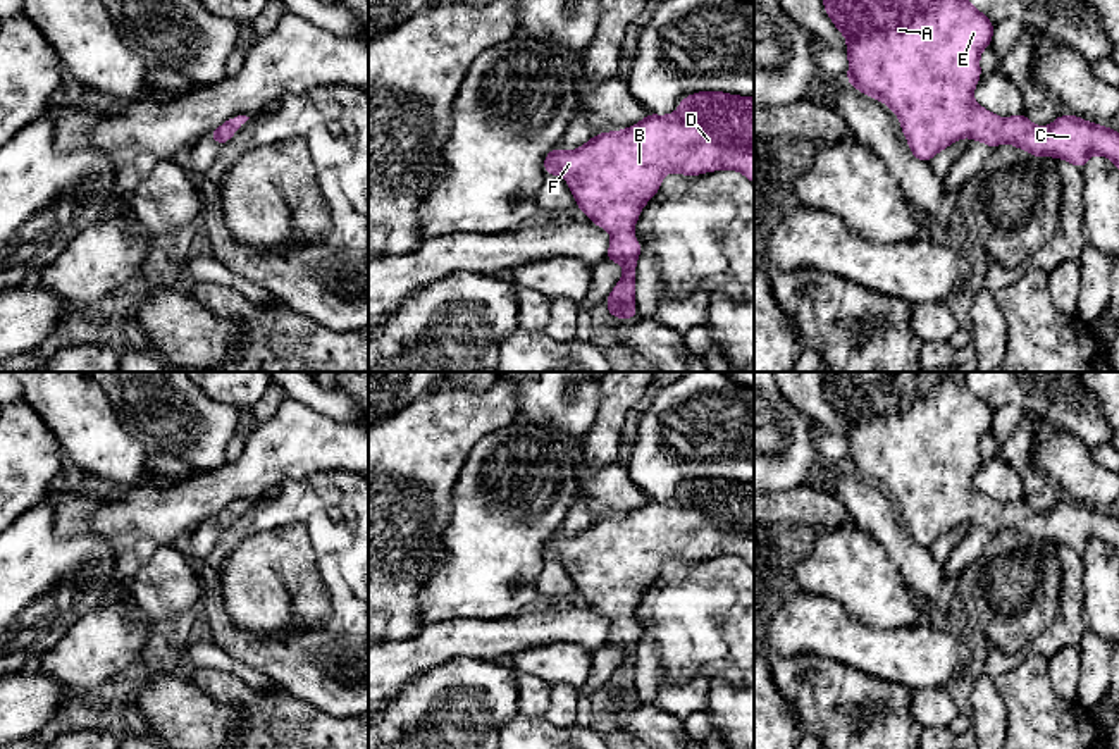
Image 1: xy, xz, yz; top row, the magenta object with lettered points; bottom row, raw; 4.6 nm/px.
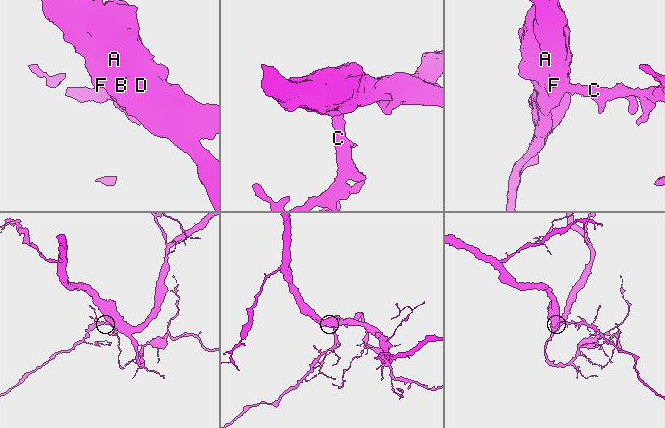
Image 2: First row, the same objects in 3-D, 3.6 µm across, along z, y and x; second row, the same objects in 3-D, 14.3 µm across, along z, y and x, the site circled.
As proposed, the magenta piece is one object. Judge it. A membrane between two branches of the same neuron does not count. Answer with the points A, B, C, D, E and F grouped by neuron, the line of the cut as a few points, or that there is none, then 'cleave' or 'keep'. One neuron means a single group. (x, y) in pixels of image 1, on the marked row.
A B C D E F; no cut; keep

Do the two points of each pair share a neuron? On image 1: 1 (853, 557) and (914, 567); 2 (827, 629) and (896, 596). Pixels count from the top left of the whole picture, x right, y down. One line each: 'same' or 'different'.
1: different
2: different

